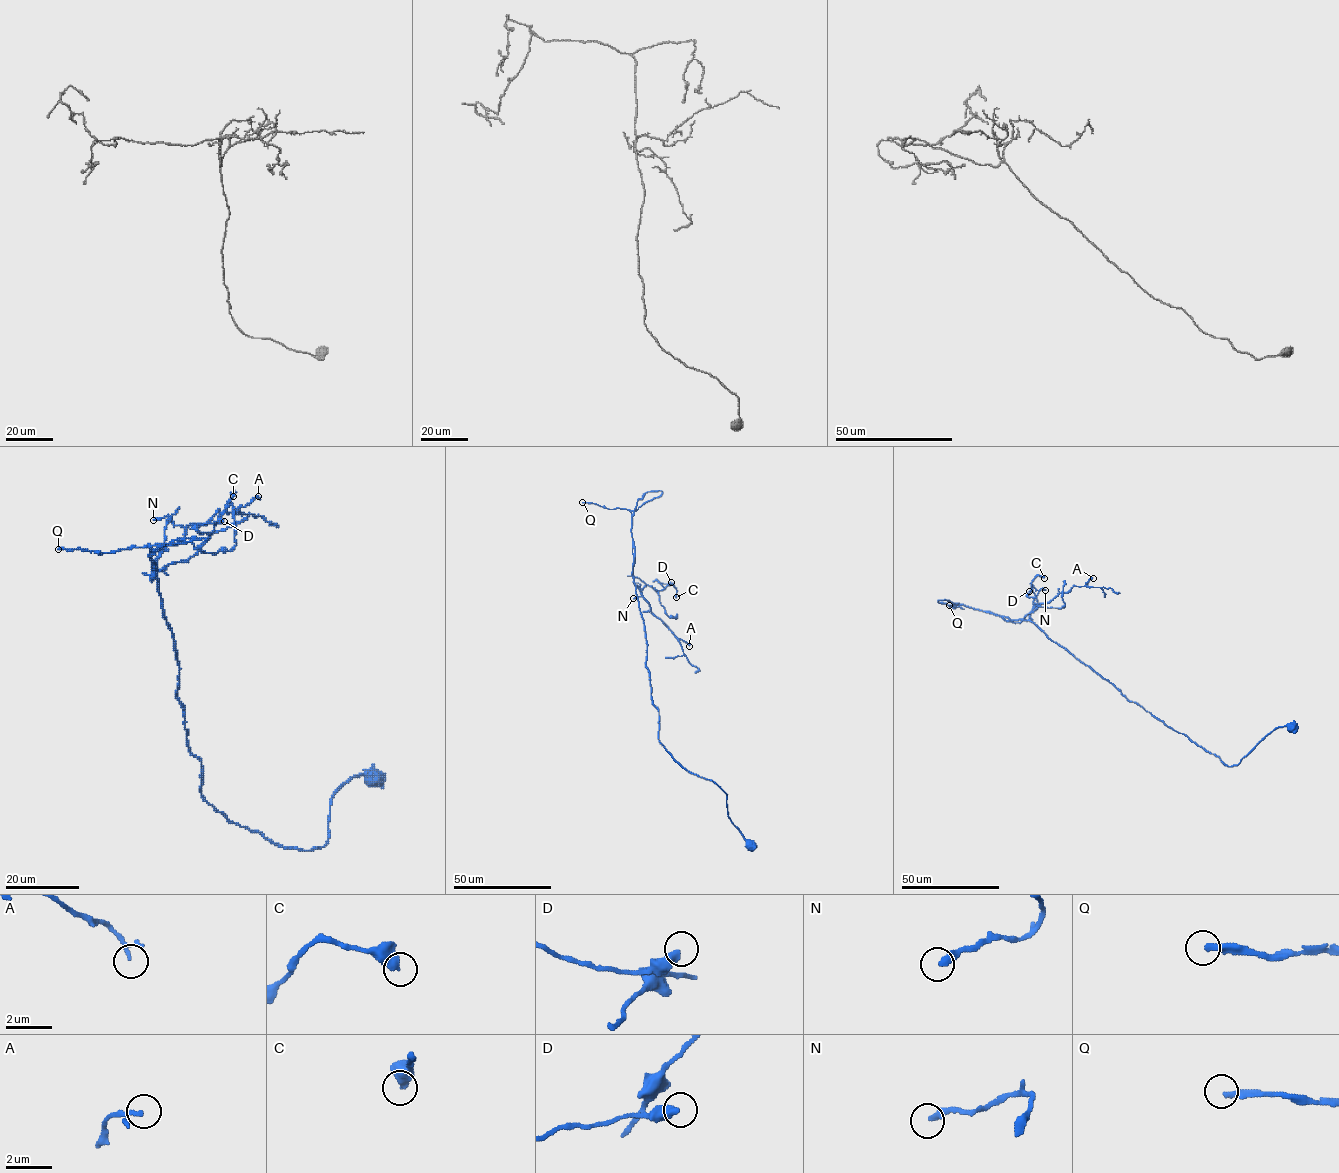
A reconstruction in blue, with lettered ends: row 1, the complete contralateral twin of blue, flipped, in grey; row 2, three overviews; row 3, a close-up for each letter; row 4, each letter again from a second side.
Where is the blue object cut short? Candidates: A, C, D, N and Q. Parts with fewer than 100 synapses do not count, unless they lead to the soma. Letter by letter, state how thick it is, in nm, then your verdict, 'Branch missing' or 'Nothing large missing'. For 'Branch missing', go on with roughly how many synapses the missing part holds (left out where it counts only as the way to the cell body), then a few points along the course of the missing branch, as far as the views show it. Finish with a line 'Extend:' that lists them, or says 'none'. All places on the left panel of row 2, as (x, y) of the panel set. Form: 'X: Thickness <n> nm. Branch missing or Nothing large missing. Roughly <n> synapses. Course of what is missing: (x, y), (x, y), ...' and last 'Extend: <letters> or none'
A: Thickness 130 nm. Nothing large missing
C: Thickness 440 nm. Nothing large missing
D: Thickness 420 nm. Nothing large missing
N: Thickness 320 nm. Nothing large missing
Q: Thickness 280 nm. Branch missing. Roughly 120 synapses
Extend: Q

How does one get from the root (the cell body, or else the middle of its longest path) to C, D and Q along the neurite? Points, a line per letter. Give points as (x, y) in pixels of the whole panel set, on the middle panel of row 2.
C: (751, 845), (728, 816), (726, 794), (684, 768), (658, 739), (634, 577), (656, 590), (673, 584), (676, 597)
D: (751, 845), (728, 816), (726, 794), (658, 739), (634, 577), (656, 590), (664, 589), (657, 580), (671, 582)
Q: (751, 845), (728, 816), (726, 794), (684, 768), (658, 739), (632, 574), (631, 512), (582, 502)

